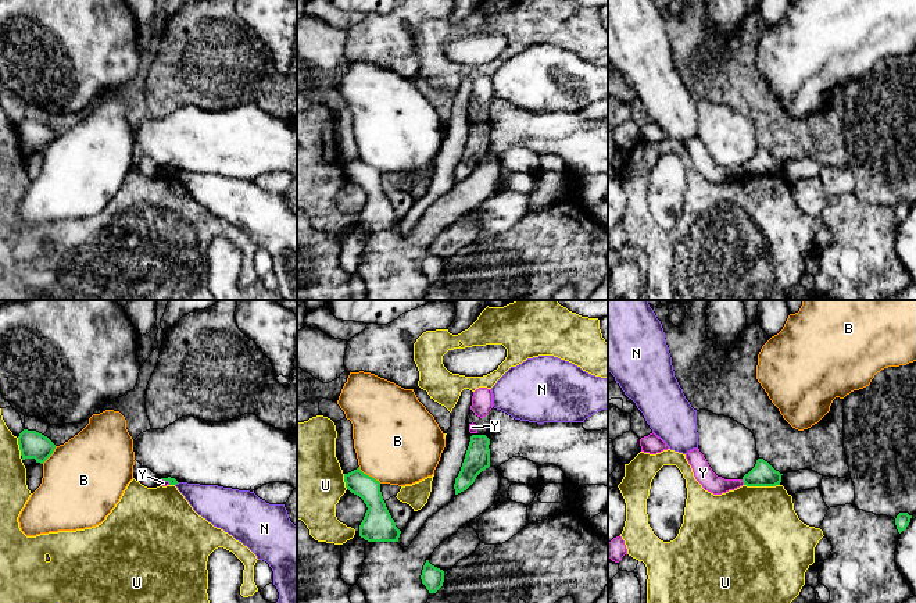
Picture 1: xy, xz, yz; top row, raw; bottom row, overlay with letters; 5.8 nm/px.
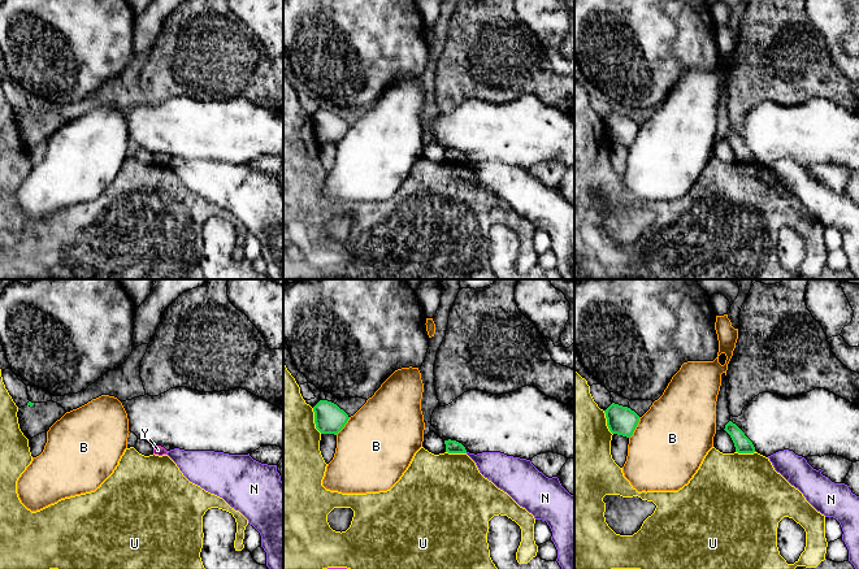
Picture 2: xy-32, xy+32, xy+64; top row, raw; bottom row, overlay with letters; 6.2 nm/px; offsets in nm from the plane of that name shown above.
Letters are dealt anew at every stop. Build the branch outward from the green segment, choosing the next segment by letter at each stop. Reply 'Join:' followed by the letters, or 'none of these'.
Join: none of these

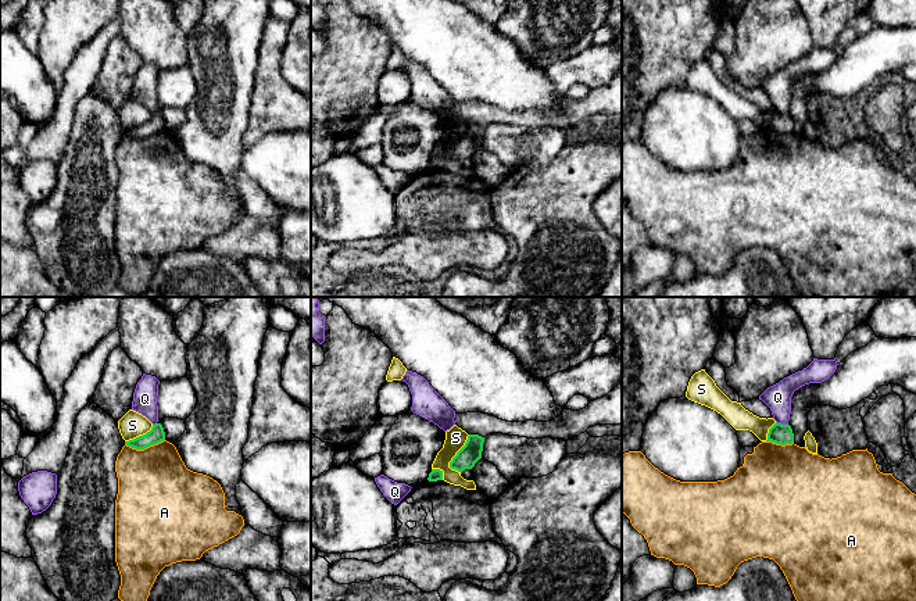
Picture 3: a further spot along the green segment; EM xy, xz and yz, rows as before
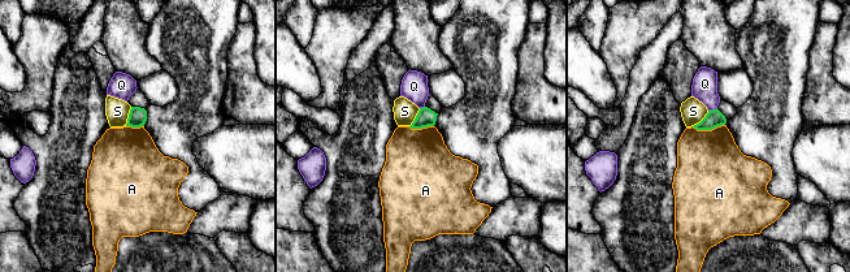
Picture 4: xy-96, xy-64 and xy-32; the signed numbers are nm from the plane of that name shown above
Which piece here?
Join: none of these

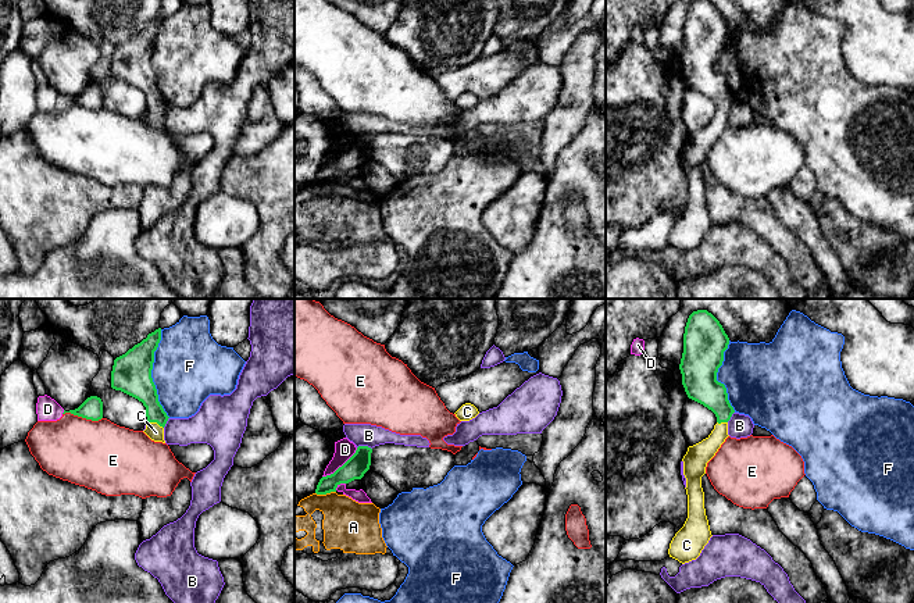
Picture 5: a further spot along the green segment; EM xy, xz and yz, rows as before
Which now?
Join: C

